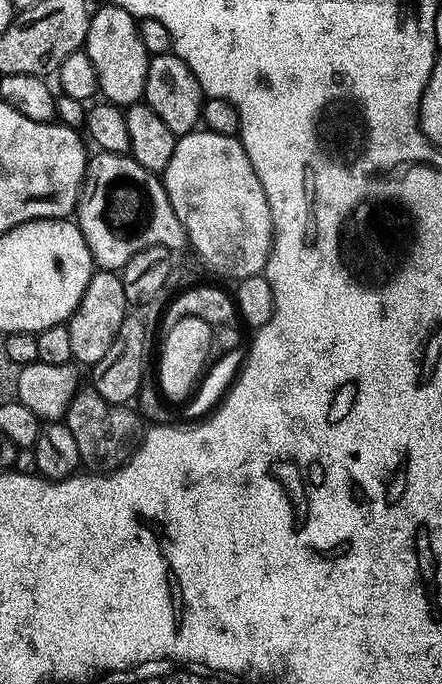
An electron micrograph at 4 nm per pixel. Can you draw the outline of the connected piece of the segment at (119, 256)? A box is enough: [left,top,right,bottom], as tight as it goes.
[78,152,186,270]

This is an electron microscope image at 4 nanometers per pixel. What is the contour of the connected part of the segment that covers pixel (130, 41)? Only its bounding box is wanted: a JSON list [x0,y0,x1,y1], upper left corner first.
[84,2,150,106]

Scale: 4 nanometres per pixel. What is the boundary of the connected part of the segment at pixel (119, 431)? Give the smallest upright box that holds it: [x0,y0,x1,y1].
[66,386,142,474]

